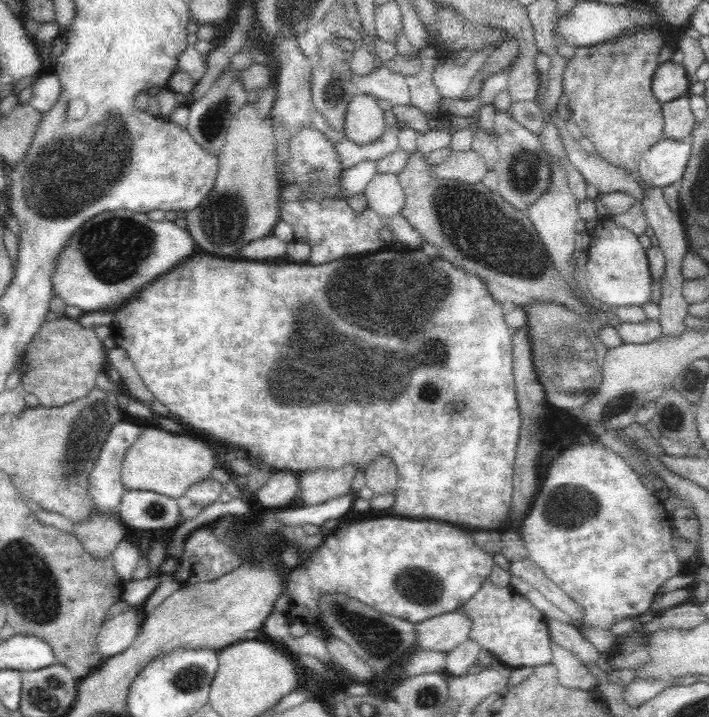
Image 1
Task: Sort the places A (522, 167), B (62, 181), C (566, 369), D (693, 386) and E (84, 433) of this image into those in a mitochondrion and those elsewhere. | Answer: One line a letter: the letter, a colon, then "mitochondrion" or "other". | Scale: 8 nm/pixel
A: mitochondrion
B: mitochondrion
C: mitochondrion
D: mitochondrion
E: mitochondrion

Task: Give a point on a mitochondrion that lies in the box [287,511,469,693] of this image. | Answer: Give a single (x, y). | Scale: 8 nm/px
(379, 639)

